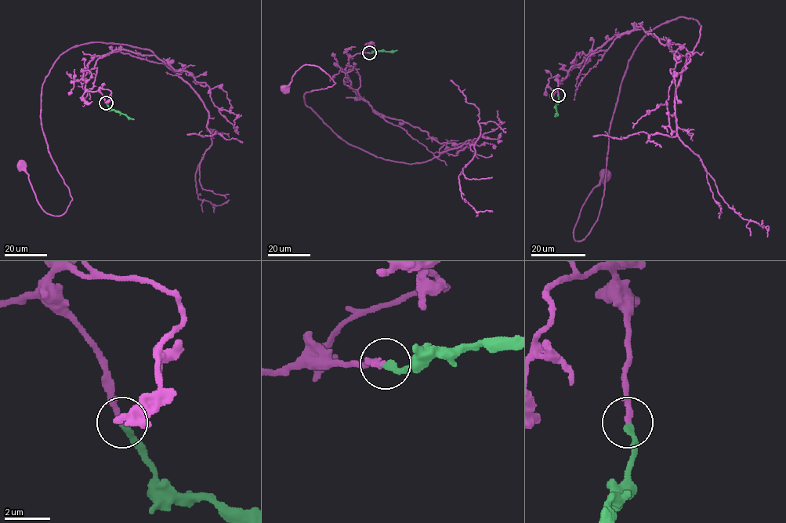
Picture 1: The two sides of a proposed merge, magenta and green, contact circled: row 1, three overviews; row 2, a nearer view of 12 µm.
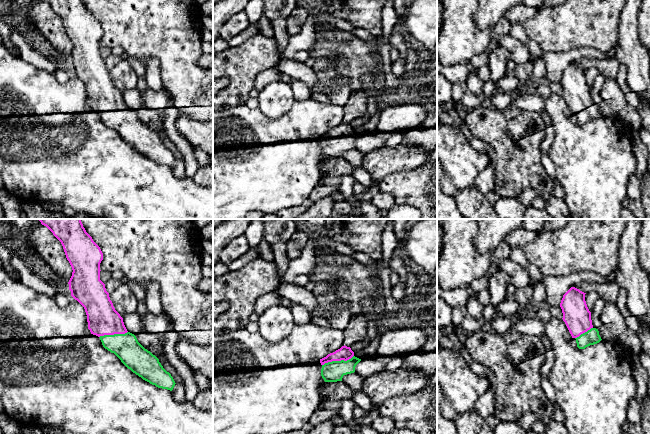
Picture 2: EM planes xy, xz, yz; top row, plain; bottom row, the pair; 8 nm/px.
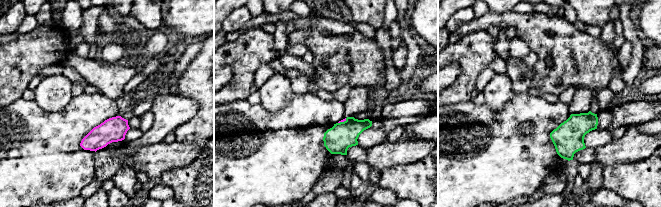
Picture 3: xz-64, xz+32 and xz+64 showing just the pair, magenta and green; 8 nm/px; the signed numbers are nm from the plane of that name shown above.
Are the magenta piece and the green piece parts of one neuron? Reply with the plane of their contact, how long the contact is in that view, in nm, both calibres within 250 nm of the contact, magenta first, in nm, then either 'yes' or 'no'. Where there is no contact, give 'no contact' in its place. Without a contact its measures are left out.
meets magenta in xz; contact 260 nm long; 120 nm thick on the magenta side, 160 nm on the other; yes

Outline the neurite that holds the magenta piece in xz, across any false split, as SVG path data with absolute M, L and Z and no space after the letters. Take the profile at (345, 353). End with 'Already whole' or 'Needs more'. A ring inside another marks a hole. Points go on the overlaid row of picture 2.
M344 345L320 359L321 376L325 382L342 381L344 375L355 372L355 367L360 361L361 359L354 356L351 348Z. Needs more

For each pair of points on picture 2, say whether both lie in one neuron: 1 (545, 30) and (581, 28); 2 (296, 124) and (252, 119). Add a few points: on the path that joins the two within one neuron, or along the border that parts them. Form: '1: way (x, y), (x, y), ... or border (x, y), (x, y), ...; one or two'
1: way (554, 27), (572, 27); one
2: way (285, 125), (263, 125); one

